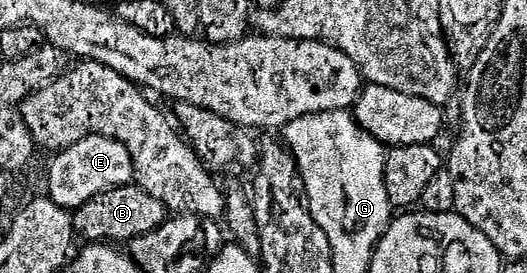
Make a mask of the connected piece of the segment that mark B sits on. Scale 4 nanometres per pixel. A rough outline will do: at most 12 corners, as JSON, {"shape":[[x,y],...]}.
{"shape":[[137,183],[73,210],[86,243],[129,243],[168,219]]}

